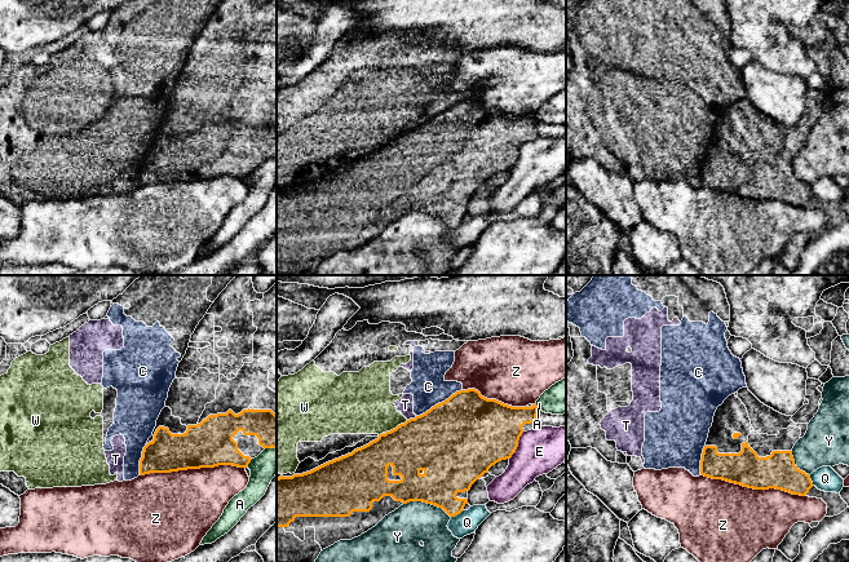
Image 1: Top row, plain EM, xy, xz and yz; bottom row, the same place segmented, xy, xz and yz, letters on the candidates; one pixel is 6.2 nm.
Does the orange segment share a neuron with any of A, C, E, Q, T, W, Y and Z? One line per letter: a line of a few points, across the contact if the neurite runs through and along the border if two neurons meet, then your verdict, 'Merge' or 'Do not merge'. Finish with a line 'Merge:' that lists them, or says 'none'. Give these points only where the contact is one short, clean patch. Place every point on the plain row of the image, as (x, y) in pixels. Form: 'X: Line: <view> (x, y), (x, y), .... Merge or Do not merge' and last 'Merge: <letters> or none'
A: Line: xy (252, 169), (247, 176). Do not merge
C: Do not merge
E: Line: xz (524, 142), (516, 162), (509, 169). Do not merge
Q: Line: xz (463, 221), (451, 228). Do not merge
T: Line: xz (416, 127), (407, 131). Do not merge
W: Do not merge
Y: Do not merge
Z: Do not merge
Merge: none

